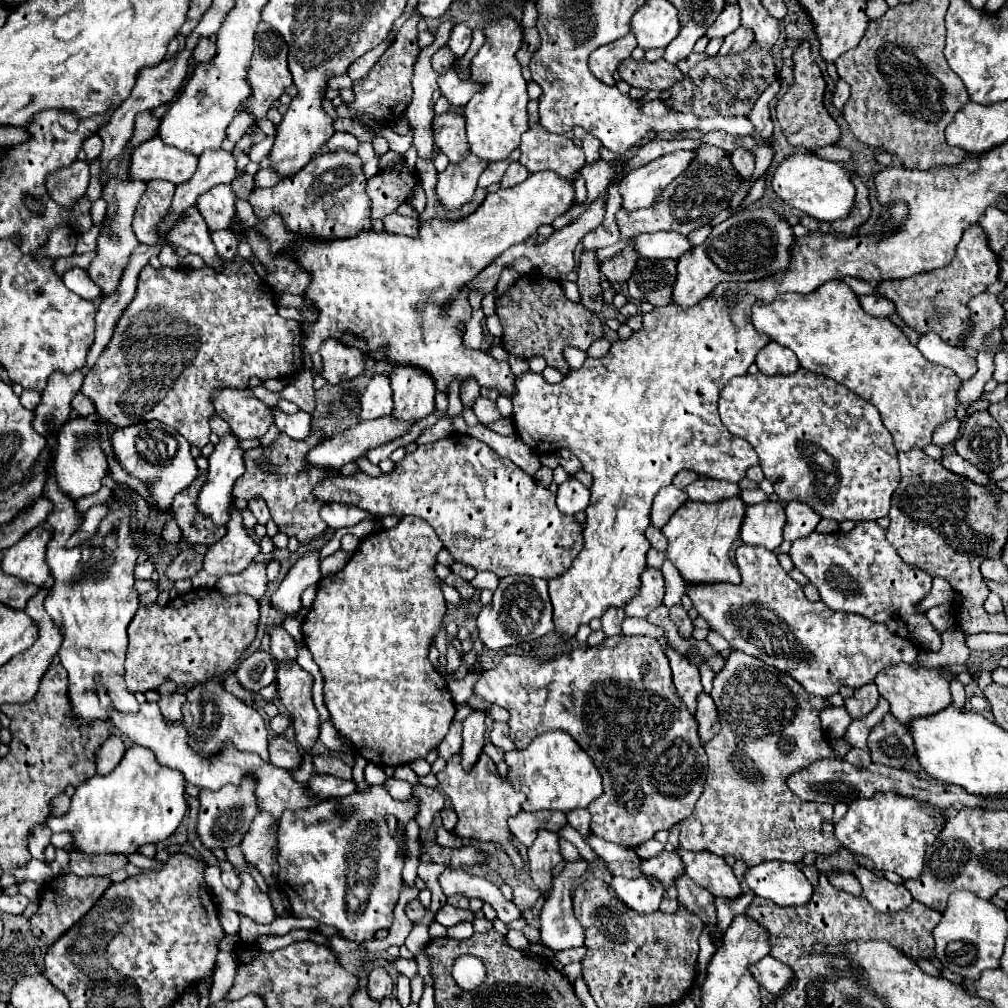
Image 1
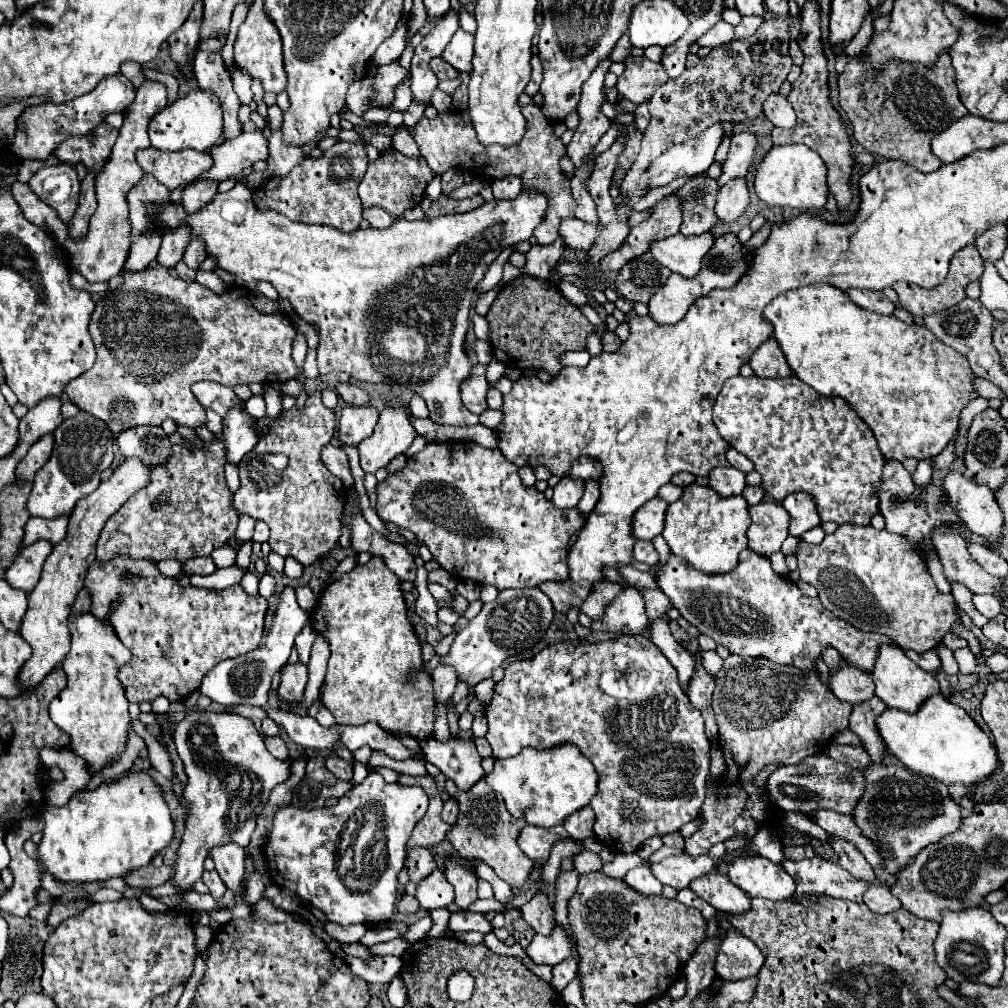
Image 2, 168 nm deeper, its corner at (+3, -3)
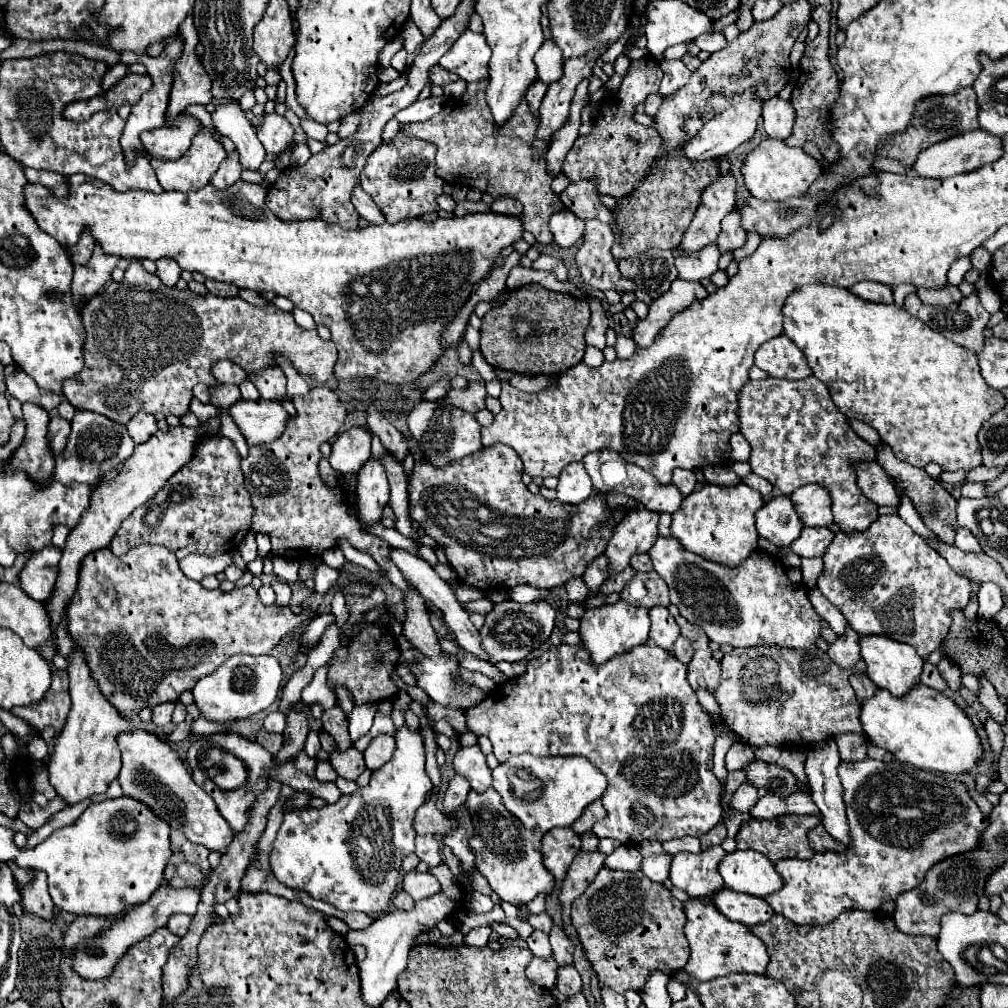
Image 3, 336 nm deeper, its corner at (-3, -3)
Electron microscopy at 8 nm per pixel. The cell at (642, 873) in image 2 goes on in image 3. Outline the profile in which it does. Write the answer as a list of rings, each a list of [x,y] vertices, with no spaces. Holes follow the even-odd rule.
[[[659,854],[659,856],[649,856],[643,858],[641,870],[653,880],[653,882],[665,882],[669,878],[669,864],[671,864],[671,854]]]

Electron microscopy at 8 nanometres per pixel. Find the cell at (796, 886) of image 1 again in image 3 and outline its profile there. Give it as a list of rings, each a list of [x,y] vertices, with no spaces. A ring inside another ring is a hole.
[[[735,850],[727,854],[719,864],[719,874],[725,888],[759,898],[777,892],[783,886],[773,862],[755,850]]]

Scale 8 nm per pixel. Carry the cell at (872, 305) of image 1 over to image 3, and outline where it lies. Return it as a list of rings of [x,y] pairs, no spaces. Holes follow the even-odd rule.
[[[859,282],[859,284],[851,286],[849,292],[853,292],[855,296],[859,296],[863,300],[869,300],[869,302],[893,304],[893,292],[891,292],[891,288],[887,288],[887,284],[879,284],[879,282]]]

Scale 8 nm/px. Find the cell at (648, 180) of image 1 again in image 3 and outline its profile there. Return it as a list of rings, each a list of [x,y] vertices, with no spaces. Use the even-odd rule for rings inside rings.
[[[747,100],[747,102],[741,102],[741,104],[737,104],[737,106],[727,108],[725,112],[717,114],[713,120],[709,120],[709,122],[697,132],[695,138],[691,138],[691,140],[685,144],[685,154],[687,154],[687,158],[691,158],[691,160],[709,160],[709,158],[727,156],[731,150],[735,150],[737,146],[741,146],[743,142],[747,142],[747,140],[755,134],[755,128],[757,128],[761,110],[763,110],[763,102],[761,102],[761,100]]]

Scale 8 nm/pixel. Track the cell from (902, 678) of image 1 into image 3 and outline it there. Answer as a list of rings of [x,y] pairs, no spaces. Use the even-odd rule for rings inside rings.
[[[861,636],[861,660],[867,664],[867,676],[879,686],[889,690],[893,696],[907,694],[915,684],[919,684],[919,676],[923,670],[923,658],[915,654],[915,648],[909,644],[895,642],[887,636]]]

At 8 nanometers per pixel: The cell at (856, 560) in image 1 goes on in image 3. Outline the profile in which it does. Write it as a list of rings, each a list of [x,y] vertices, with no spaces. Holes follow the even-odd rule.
[[[899,514],[879,516],[865,532],[837,532],[823,562],[825,570],[817,580],[817,588],[835,608],[843,612],[855,632],[881,634],[897,642],[905,642],[913,646],[923,660],[941,646],[951,626],[951,612],[965,608],[971,598],[971,580],[953,572],[947,560],[929,548],[925,540],[899,518]]]

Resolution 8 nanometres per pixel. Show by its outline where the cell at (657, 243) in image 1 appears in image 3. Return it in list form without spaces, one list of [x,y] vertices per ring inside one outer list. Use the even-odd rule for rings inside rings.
[[[715,244],[691,254],[691,256],[675,256],[675,266],[679,270],[679,278],[683,280],[703,280],[711,278],[717,272],[719,248]]]

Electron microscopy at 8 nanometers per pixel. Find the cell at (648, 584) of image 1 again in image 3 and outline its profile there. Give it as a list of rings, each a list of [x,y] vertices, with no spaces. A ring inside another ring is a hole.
[[[623,600],[587,610],[579,622],[581,622],[579,628],[581,642],[583,648],[587,648],[593,664],[605,664],[613,656],[629,652],[633,646],[645,644],[649,638],[649,610],[643,606],[631,606]]]

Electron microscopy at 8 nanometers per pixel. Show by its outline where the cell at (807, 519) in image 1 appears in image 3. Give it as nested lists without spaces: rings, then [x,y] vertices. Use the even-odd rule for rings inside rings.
[[[819,484],[803,486],[791,494],[791,500],[805,526],[819,528],[819,526],[833,524],[831,496],[823,486]]]

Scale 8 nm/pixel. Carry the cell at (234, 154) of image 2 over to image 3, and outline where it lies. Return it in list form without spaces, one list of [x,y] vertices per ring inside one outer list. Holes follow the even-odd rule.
[[[273,112],[265,116],[265,122],[259,128],[257,136],[263,142],[263,148],[267,152],[279,154],[293,142],[293,128],[285,116],[279,116]]]

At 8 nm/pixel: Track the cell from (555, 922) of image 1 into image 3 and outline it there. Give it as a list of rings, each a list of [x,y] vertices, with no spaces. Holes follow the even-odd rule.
[[[533,958],[529,962],[529,966],[525,968],[525,974],[531,982],[543,986],[543,988],[551,988],[555,984],[555,972],[557,972],[557,962],[553,958],[549,960],[541,960],[541,958]]]

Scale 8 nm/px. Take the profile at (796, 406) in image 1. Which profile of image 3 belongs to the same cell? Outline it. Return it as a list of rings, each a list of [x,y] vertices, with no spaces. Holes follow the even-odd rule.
[[[815,376],[805,380],[749,380],[739,394],[739,422],[739,432],[751,444],[751,470],[783,494],[789,496],[803,484],[821,484],[833,498],[833,522],[847,534],[863,532],[877,520],[877,506],[859,490],[851,466],[851,462],[873,460],[873,446],[853,432],[821,380]]]

